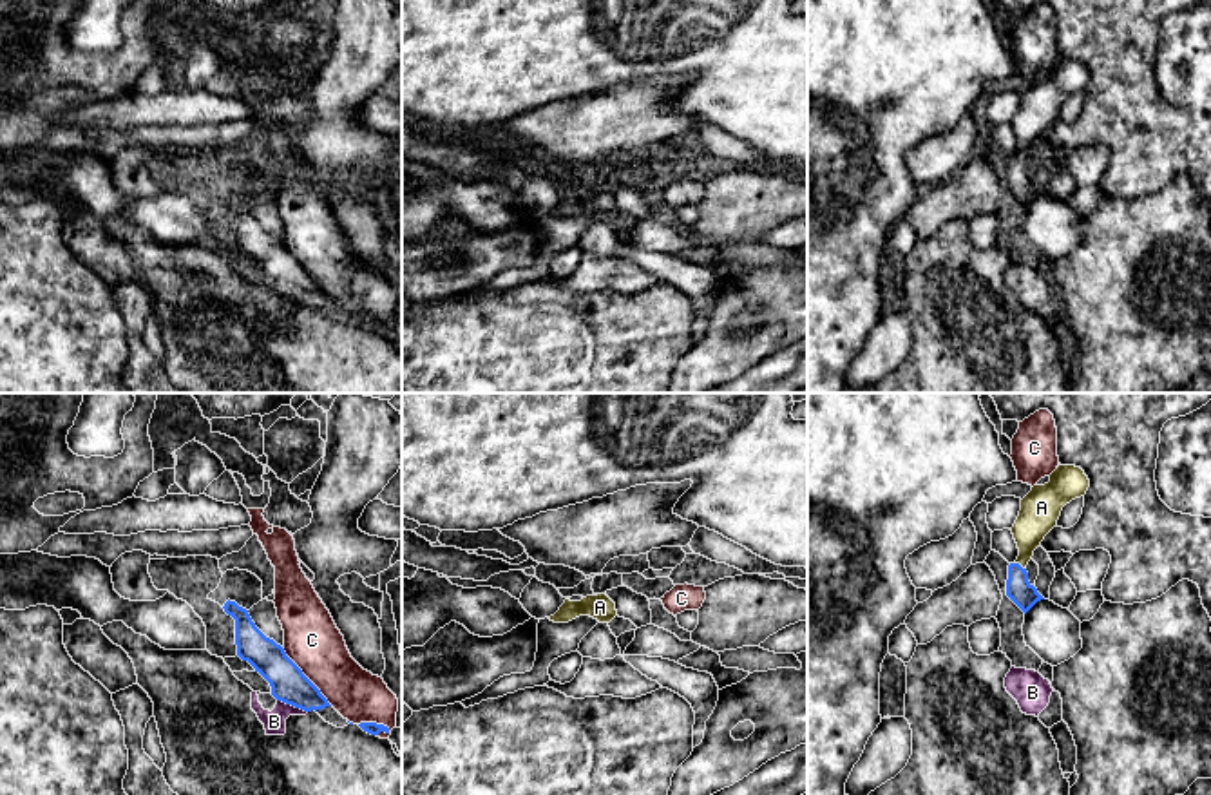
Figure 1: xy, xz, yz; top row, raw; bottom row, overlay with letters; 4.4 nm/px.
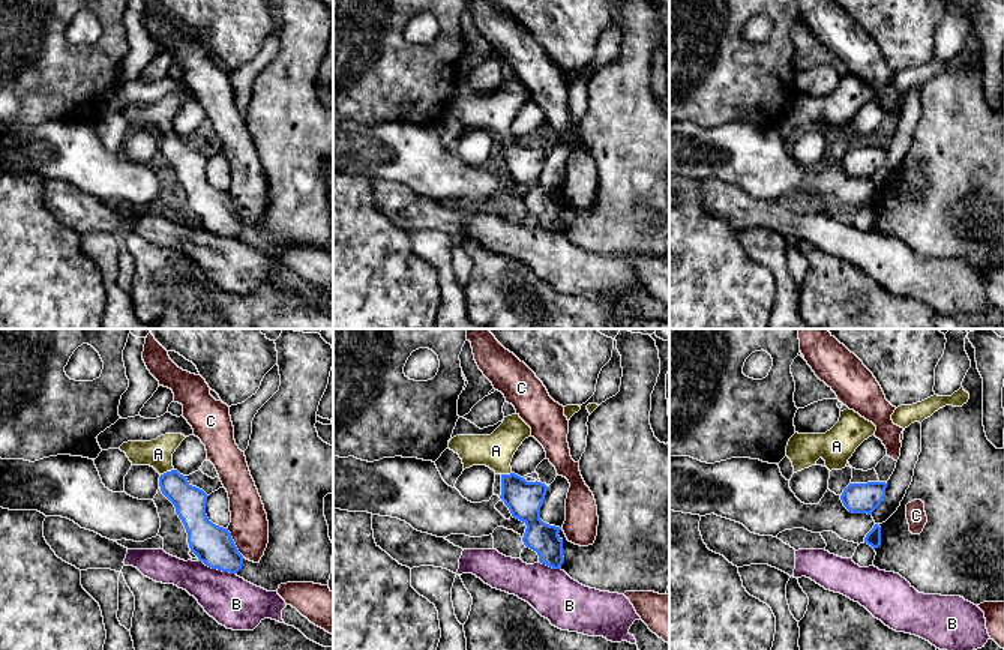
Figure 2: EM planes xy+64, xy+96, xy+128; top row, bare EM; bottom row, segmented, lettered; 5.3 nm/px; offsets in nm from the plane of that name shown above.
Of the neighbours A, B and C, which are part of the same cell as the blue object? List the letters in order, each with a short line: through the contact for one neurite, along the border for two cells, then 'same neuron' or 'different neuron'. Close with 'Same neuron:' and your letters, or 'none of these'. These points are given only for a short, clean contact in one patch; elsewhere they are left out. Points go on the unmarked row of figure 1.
A: line yz (1020, 185), (1020, 160), (1029, 124), (1039, 107); same neuron
B: line xy (277, 294), (306, 306); different neuron
C: different neuron
Same neuron: A

